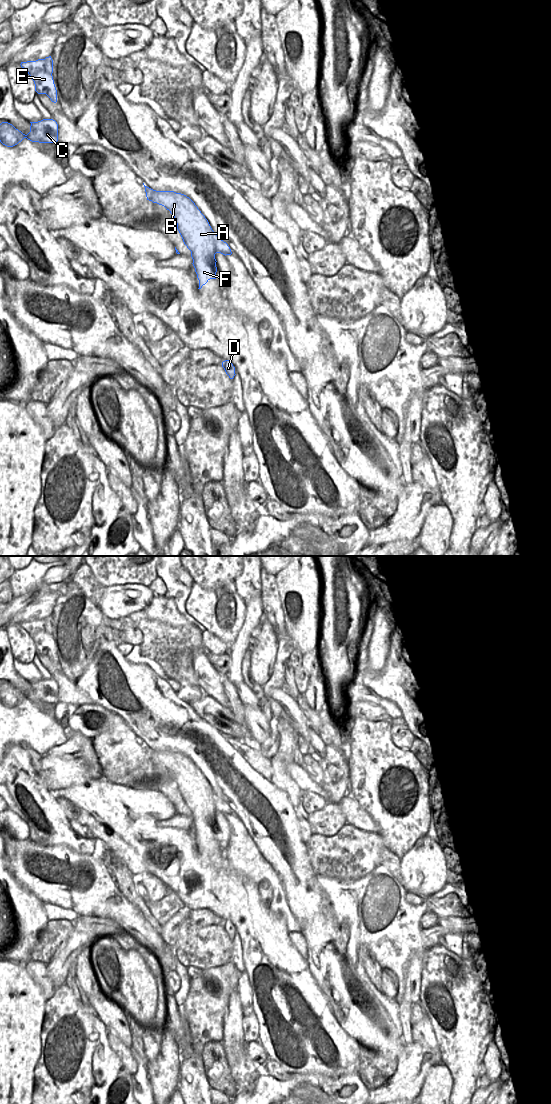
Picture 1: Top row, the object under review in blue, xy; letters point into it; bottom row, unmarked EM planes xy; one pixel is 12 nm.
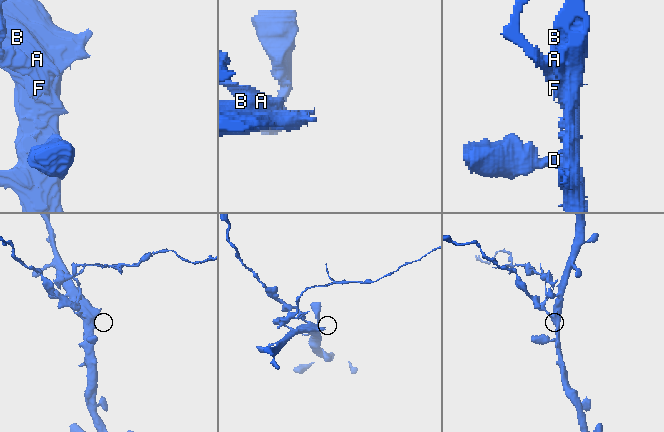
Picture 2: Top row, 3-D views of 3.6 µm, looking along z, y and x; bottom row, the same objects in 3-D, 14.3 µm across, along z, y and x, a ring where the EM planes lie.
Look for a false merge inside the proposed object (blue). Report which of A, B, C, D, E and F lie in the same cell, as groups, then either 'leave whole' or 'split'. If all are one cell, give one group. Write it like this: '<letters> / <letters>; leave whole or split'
A B C D F / E; split

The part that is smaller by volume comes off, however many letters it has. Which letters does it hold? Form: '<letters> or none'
E

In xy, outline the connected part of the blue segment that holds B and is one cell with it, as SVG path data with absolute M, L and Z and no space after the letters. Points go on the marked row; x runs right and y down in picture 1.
M145 186L147 200L164 206L174 216L184 244L191 251L193 266L201 289L210 279L216 279L208 255L215 260L216 253L231 255L231 249L212 230L208 220L186 195L174 191L156 191Z

